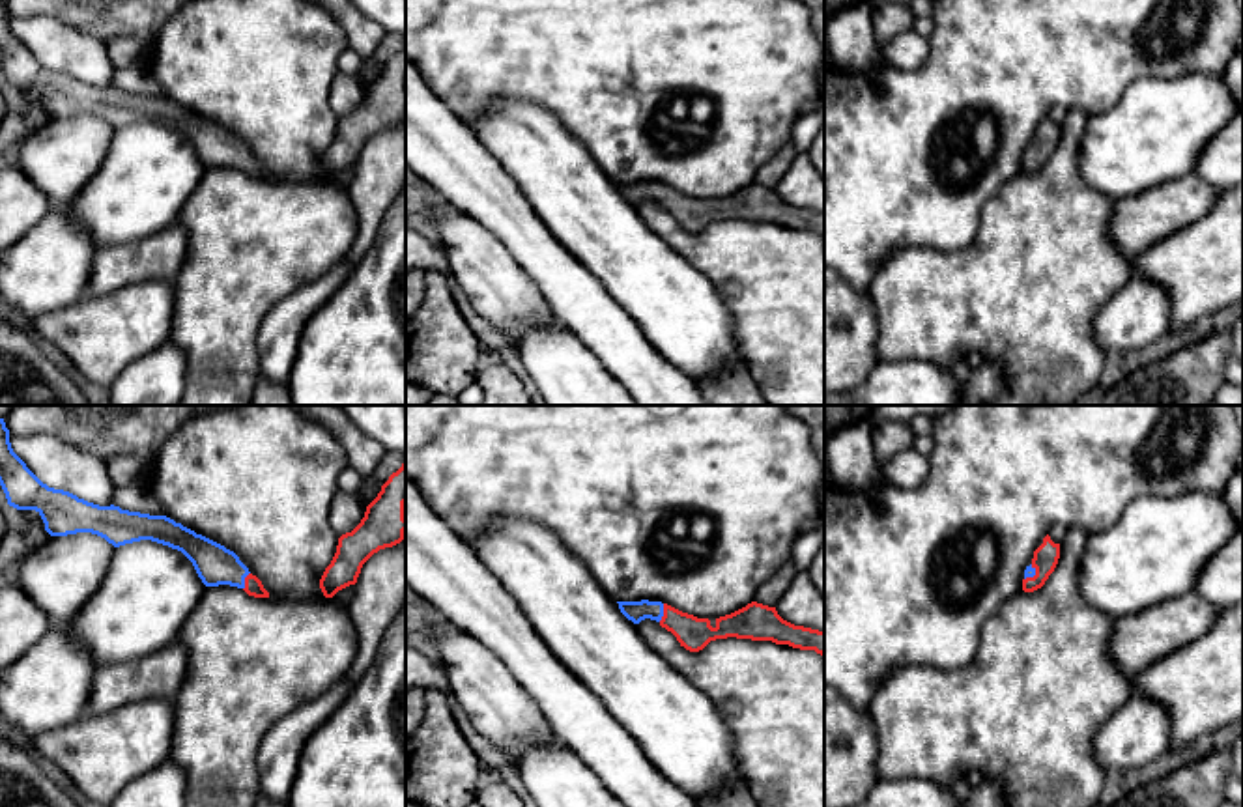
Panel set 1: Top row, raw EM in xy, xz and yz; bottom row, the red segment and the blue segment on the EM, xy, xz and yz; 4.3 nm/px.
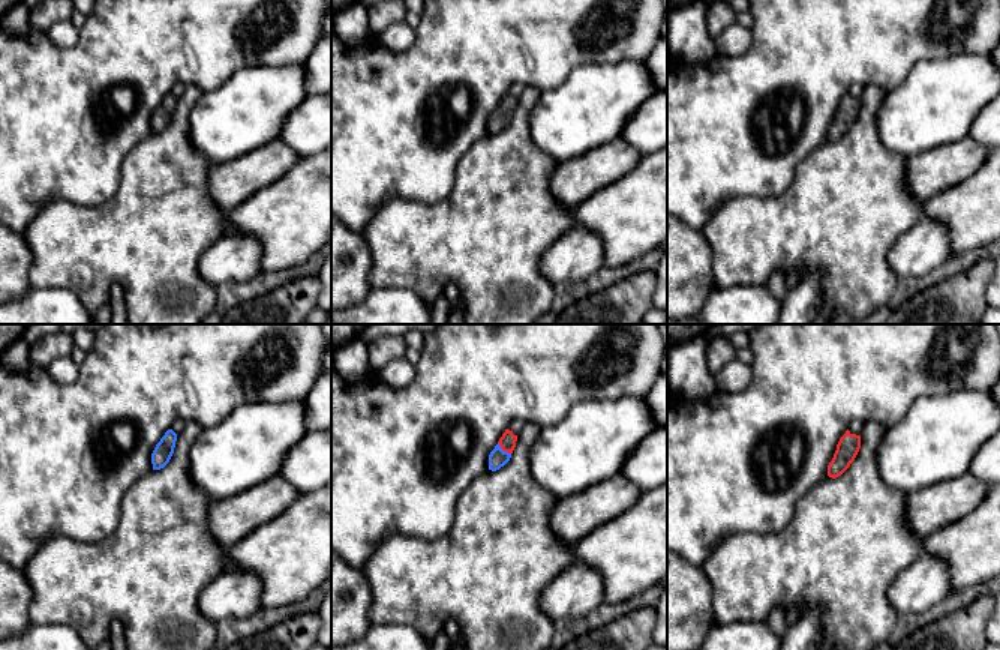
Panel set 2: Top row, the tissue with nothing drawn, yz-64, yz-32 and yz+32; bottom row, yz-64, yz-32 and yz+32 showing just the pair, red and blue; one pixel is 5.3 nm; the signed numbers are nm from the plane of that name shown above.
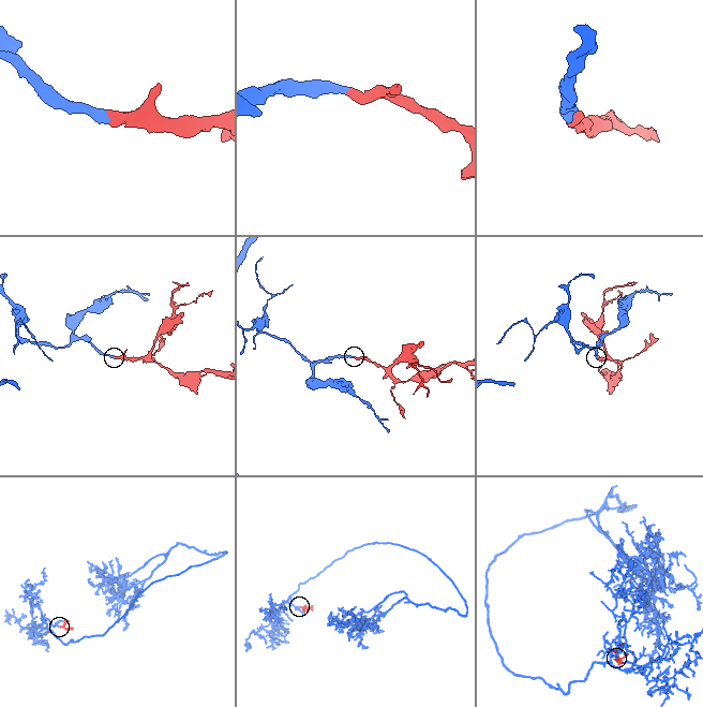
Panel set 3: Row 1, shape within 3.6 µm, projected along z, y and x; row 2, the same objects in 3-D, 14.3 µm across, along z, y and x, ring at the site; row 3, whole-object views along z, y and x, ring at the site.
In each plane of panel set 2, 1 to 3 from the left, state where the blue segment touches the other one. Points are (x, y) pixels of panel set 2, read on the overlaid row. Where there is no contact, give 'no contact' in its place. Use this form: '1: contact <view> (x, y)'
1: no contact
2: contact yz-32 (504, 451)
3: no contact

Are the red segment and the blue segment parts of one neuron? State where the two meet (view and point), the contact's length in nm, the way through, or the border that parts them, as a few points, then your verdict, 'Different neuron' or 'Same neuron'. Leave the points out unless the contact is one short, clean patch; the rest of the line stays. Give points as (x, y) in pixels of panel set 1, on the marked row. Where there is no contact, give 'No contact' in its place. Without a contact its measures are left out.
Touches red at xz (664, 613). Shared border 80 nm. Path across: xz (694, 634), (664, 613), (636, 611). Same neuron

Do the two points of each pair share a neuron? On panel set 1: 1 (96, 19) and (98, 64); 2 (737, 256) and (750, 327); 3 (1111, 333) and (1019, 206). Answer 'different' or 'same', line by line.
1: different
2: same
3: different

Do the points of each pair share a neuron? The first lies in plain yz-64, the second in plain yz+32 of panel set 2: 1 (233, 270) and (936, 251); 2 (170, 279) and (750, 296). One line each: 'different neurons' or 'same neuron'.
1: same neuron
2: different neurons

